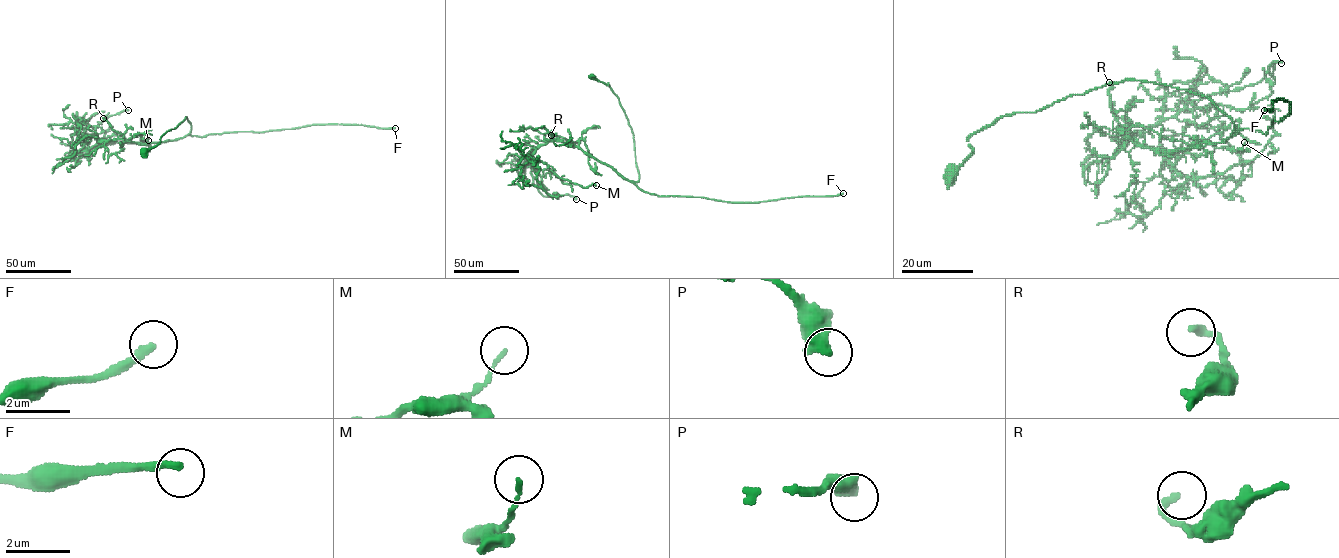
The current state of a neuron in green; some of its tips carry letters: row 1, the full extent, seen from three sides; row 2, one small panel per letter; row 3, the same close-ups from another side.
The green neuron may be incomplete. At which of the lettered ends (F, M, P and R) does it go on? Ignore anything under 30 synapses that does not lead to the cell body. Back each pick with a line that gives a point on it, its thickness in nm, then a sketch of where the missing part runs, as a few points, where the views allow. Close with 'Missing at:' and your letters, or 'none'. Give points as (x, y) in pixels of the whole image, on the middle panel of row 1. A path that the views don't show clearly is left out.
F: place (843, 193); calibre 240 nm
Missing at: F

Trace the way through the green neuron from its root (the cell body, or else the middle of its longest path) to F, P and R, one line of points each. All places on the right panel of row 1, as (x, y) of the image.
F: (948, 174), (1003, 115), (1125, 80), (1207, 97), (1232, 135), (1265, 134), (1290, 104), (1264, 110)
P: (948, 174), (1003, 115), (1129, 79), (1207, 97), (1223, 142), (1123, 143), (1248, 108), (1281, 63)
R: (948, 174), (1003, 115), (1129, 79), (1206, 96), (1235, 128), (1142, 147), (1109, 82)

